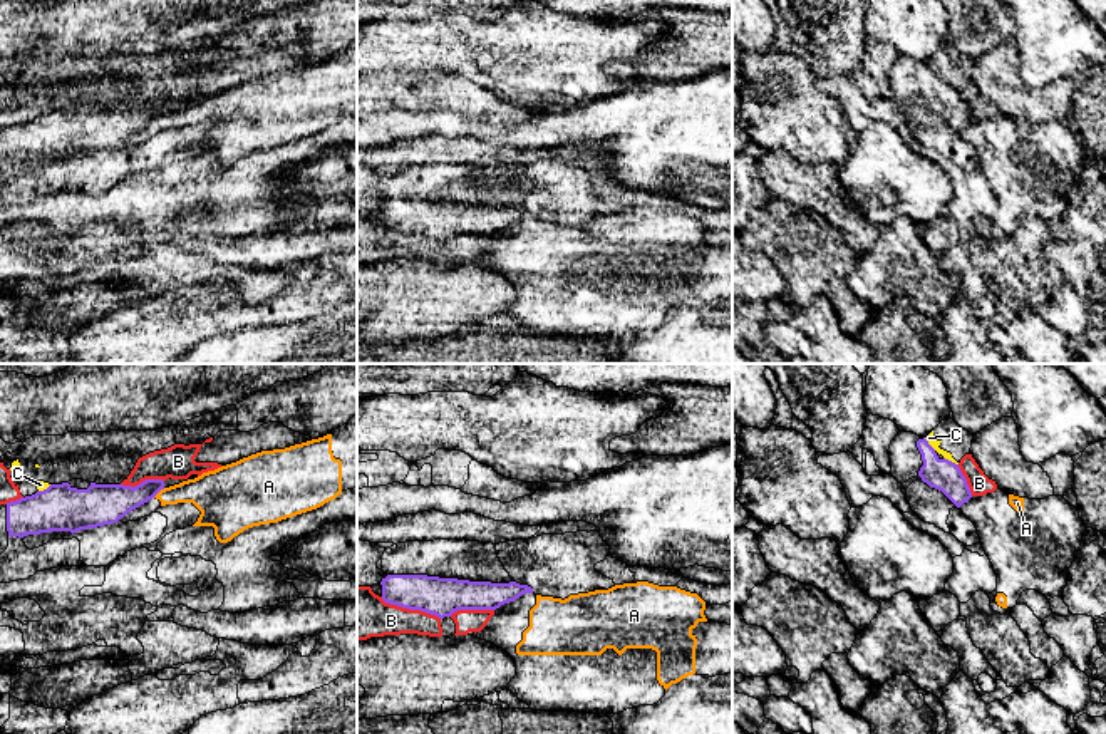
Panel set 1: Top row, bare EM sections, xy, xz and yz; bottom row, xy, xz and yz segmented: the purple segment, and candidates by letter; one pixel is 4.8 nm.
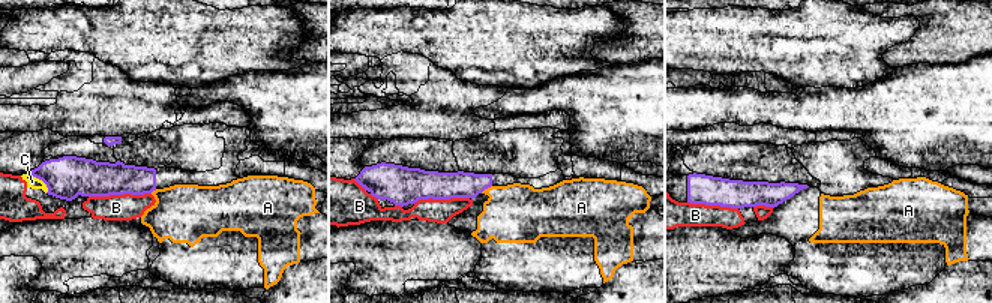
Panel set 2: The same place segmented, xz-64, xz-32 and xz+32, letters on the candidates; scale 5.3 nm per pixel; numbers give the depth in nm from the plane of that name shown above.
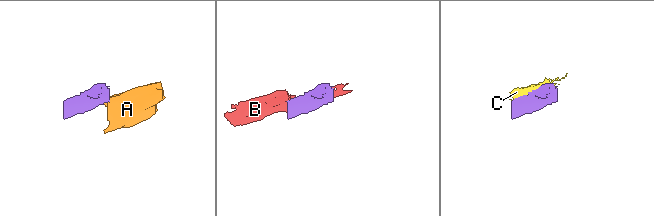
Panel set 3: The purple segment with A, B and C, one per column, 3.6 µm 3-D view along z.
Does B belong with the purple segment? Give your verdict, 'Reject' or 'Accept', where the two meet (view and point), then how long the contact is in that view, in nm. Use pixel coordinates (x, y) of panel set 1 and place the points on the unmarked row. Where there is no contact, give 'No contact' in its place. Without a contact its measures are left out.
Reject. Touches purple at xz (411, 233). Shared border 300 nm

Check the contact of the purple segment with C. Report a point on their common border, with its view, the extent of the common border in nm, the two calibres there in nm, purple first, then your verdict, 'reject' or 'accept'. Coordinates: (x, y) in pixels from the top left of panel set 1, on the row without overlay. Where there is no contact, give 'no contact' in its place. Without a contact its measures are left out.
meets purple in yz at (950, 86); contact 80 nm long; 150 nm thick on the purple side, 40 nm on the other; reject

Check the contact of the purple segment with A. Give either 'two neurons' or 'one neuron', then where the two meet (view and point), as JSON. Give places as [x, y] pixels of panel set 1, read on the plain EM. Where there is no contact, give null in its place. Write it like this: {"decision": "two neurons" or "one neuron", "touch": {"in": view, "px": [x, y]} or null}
{"decision": "two neurons", "touch": {"in": "xy", "px": [158, 116]}}

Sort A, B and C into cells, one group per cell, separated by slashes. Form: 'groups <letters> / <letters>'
groups A / B C

